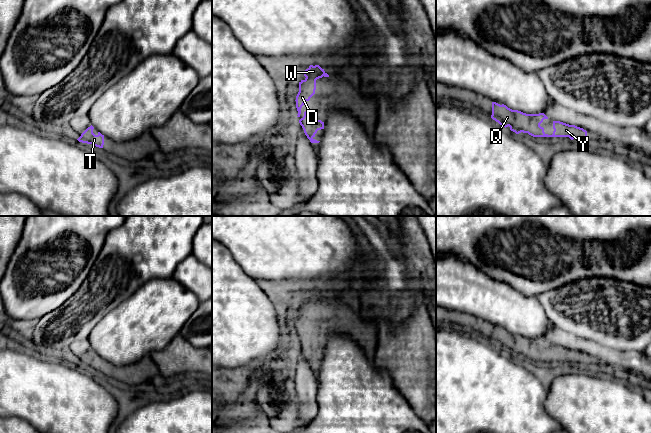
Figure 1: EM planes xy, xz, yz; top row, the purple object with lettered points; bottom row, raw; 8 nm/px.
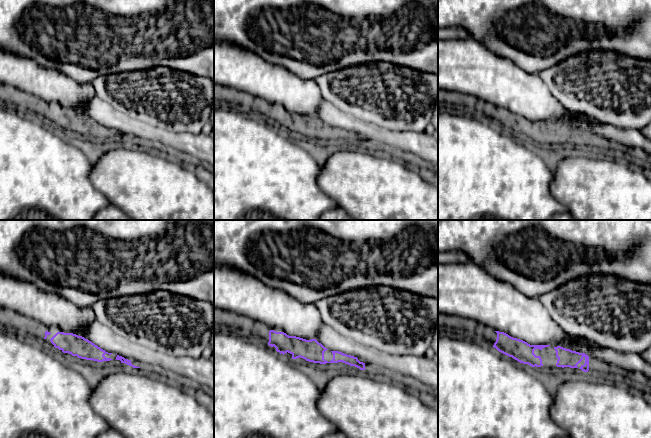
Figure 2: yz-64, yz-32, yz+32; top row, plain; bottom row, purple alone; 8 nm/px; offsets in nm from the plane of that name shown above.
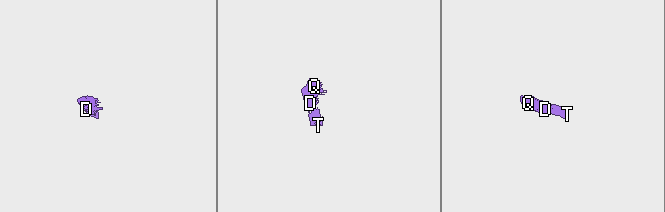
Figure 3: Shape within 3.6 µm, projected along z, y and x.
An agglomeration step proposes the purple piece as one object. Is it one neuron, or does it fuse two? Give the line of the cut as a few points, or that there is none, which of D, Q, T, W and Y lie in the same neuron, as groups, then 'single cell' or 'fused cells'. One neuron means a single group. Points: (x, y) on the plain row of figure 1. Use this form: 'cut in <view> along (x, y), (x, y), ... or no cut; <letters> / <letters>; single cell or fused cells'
no cut; D Q T W Y; single cell

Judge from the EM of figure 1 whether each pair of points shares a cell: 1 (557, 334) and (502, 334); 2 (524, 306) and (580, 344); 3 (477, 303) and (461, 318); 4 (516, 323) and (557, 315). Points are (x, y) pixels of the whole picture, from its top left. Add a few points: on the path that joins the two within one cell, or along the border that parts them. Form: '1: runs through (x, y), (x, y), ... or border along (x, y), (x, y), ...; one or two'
1: border along (543, 337), (552, 344), (559, 344), (565, 347); two
2: border along (554, 325), (543, 336); two
3: border along (446, 308), (458, 310), (465, 314); two
4: border along (537, 297), (546, 316), (555, 325); two

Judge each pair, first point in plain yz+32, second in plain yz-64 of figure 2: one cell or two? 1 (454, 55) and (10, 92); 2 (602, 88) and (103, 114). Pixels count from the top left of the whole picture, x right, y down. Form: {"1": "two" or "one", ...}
{"1": "two", "2": "two"}

